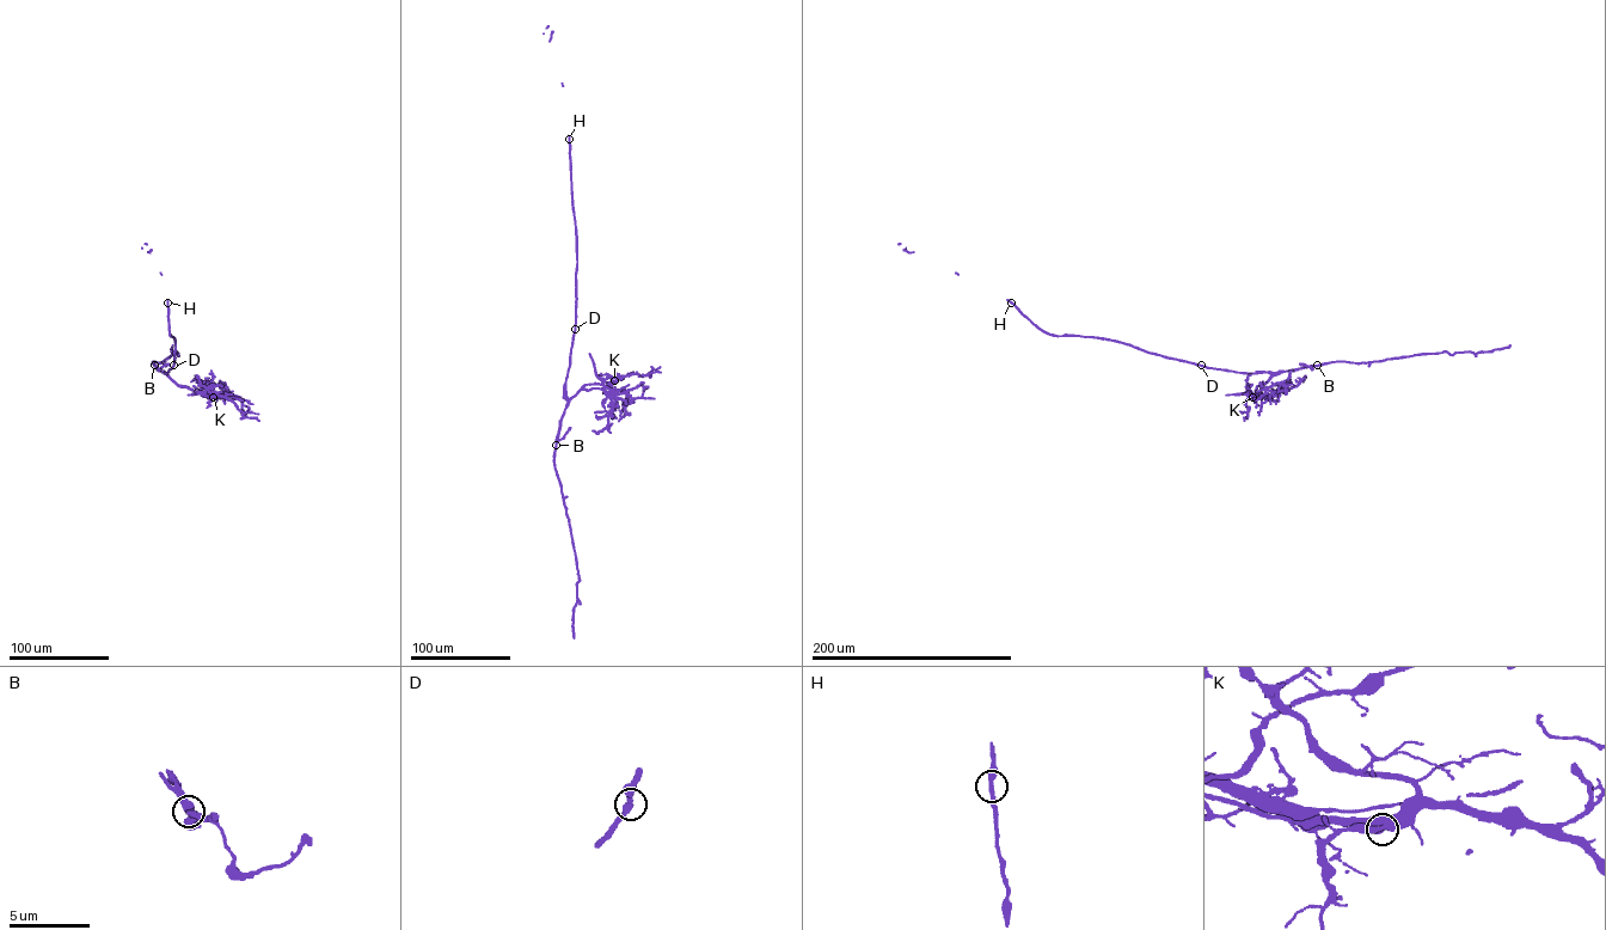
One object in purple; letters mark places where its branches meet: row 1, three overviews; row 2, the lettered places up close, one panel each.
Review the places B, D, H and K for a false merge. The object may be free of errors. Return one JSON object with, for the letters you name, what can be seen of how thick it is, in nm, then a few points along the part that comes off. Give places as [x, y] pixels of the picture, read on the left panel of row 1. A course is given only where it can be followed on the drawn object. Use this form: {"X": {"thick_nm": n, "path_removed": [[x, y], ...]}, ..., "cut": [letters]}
{"B": {"thick_nm": 440, "path_removed": [[154, 365], [177, 385], [202, 396], [224, 392], [226, 387], [221, 381], [219, 384]]}, "cut": ["B"]}

